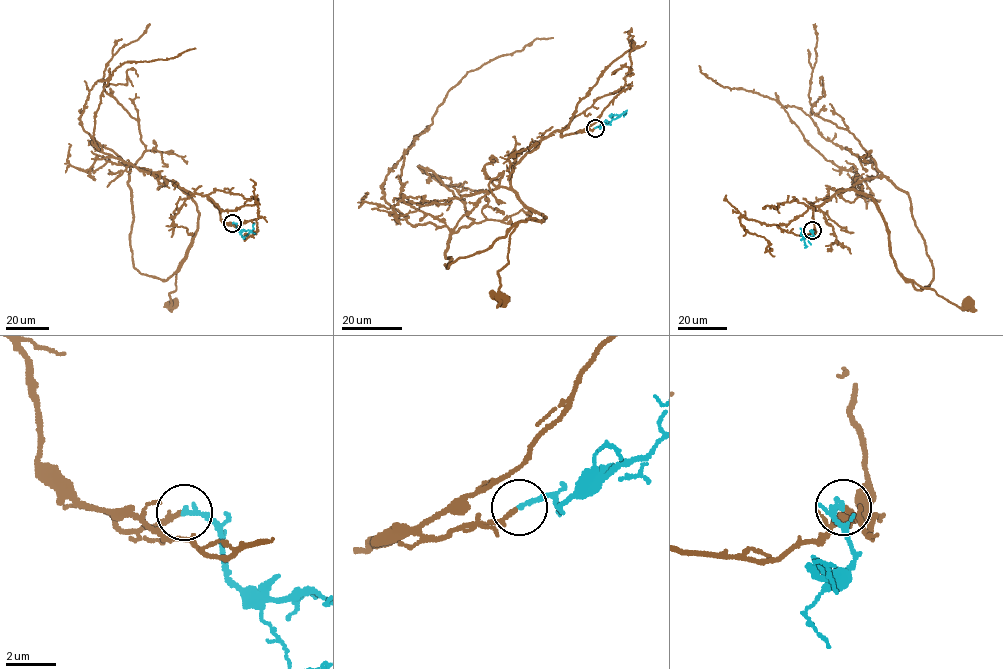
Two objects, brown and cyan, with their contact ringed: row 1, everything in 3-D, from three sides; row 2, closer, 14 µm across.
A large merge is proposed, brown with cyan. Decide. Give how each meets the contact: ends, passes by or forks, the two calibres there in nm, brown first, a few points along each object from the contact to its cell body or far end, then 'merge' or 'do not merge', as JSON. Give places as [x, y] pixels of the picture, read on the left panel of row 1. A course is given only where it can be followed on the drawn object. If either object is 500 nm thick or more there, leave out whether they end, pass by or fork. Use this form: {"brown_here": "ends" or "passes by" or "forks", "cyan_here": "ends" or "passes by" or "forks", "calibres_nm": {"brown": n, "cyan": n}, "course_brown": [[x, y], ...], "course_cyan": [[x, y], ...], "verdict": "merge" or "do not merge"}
{"brown_here": "ends", "cyan_here": "ends", "calibres_nm": {"brown": 170, "cyan": 190}, "course_brown": [[232, 223], [224, 222], [206, 195], [192, 194], [172, 180], [198, 213], [192, 245], [169, 293], [174, 305]], "course_cyan": [[232, 223], [240, 230], [251, 231], [244, 239]], "verdict": "merge"}

